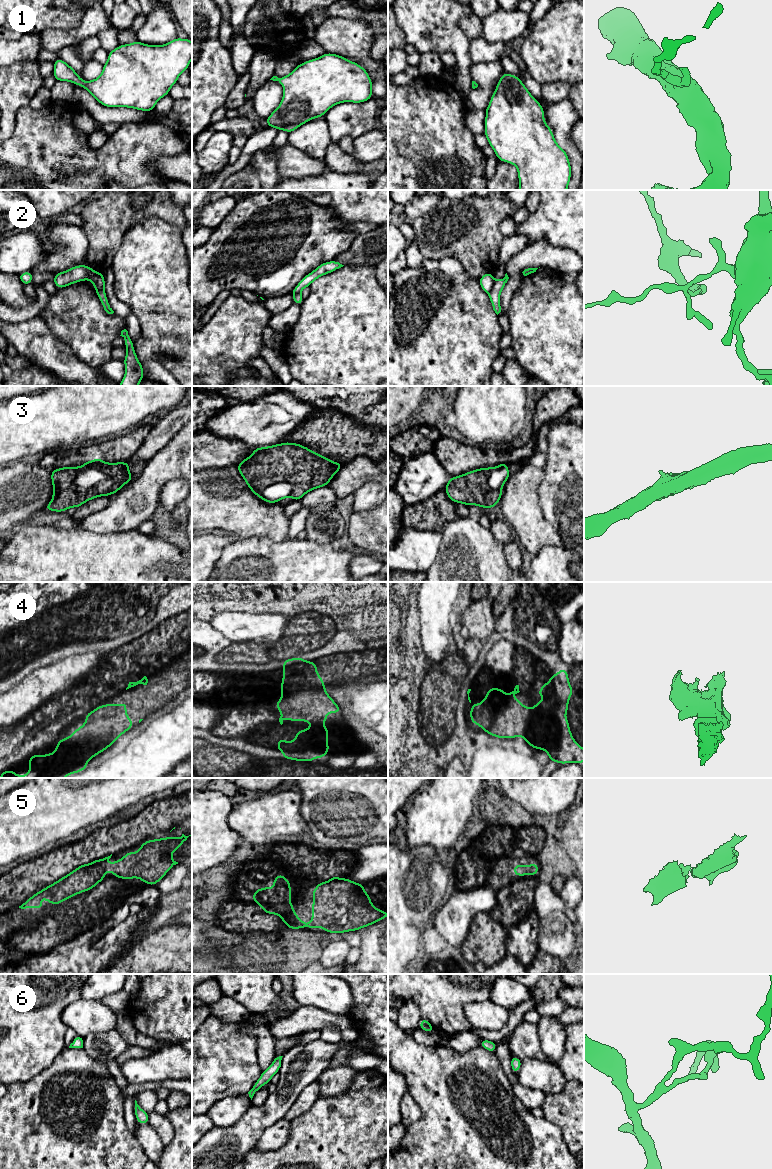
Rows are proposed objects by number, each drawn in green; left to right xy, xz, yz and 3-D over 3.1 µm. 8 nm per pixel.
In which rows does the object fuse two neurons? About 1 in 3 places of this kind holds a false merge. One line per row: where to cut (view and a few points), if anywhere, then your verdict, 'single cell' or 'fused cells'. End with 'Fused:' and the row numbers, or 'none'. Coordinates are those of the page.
1: cut none; single cell
2: cut yz (495, 280), (488, 293); fused cells
3: cut none; single cell
4: cut xy (85, 722), (88, 732), (109, 729), (119, 722), (126, 730); fused cells
5: cut none; single cell
6: cut none; single cell
Fused: 2, 4

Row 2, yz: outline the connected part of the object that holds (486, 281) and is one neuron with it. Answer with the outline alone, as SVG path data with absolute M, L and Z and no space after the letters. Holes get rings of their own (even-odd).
M486 272L481 278L478 279L481 289L486 292L489 293L494 285L494 278L492 275L492 272Z

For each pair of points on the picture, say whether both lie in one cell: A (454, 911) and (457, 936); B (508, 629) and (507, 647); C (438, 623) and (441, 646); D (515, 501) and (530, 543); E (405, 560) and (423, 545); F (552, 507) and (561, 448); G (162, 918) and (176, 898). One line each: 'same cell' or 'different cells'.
A: same cell
B: different cells
C: same cell
D: same cell
E: same cell
F: same cell
G: same cell

